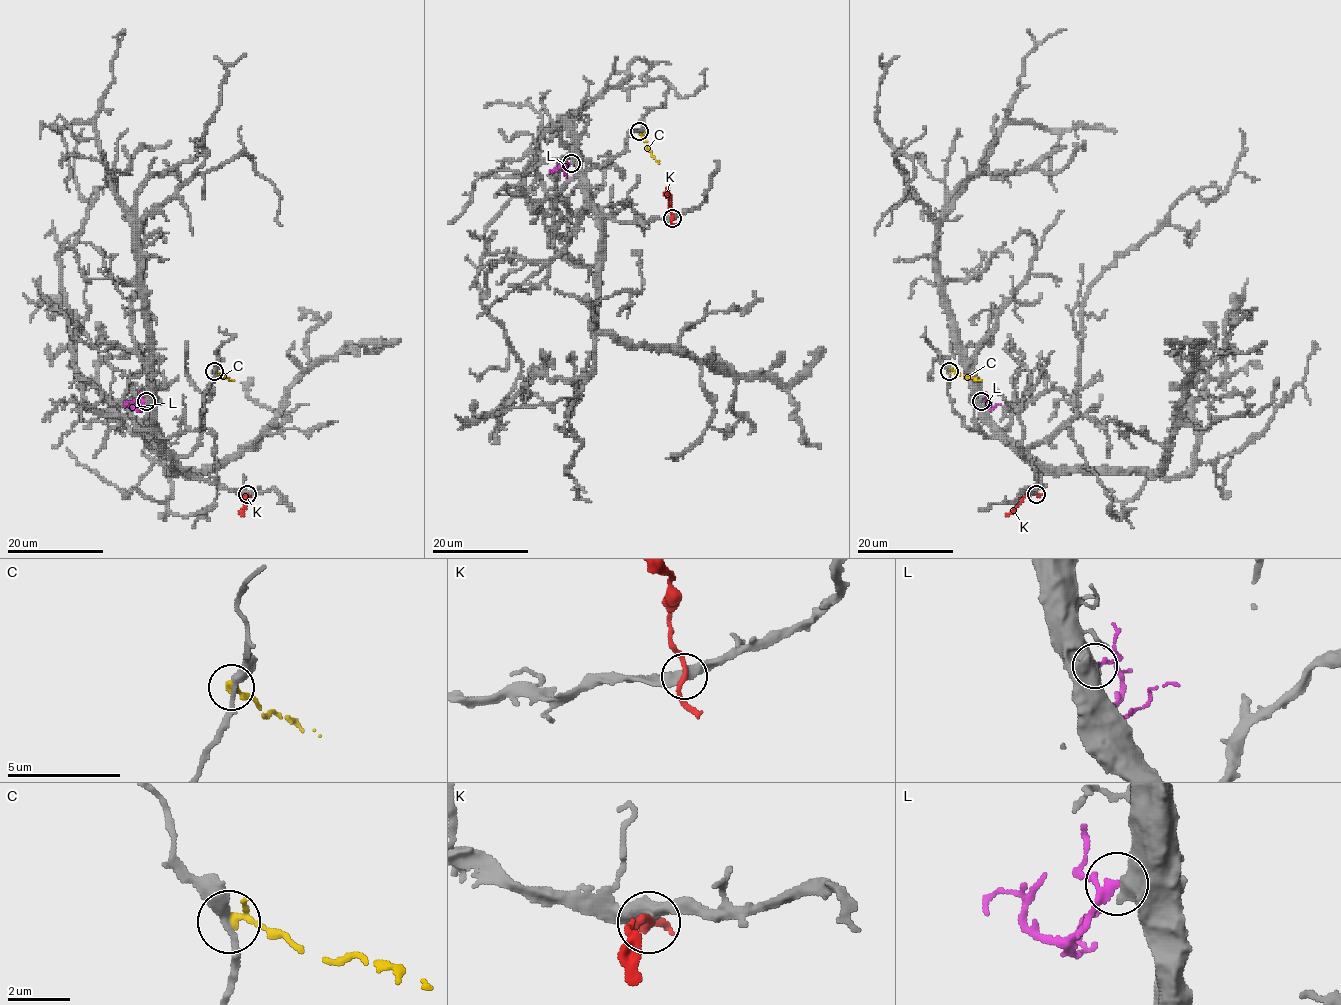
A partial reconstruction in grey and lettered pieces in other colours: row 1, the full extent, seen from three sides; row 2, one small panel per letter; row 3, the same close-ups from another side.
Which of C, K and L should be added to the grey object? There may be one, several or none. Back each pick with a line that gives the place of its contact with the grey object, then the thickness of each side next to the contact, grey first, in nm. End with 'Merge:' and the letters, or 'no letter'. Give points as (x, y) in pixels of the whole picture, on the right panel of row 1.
L: meets grey at (981, 401); 700 nm thick on the grey side, 180 nm on the other
Merge: L

